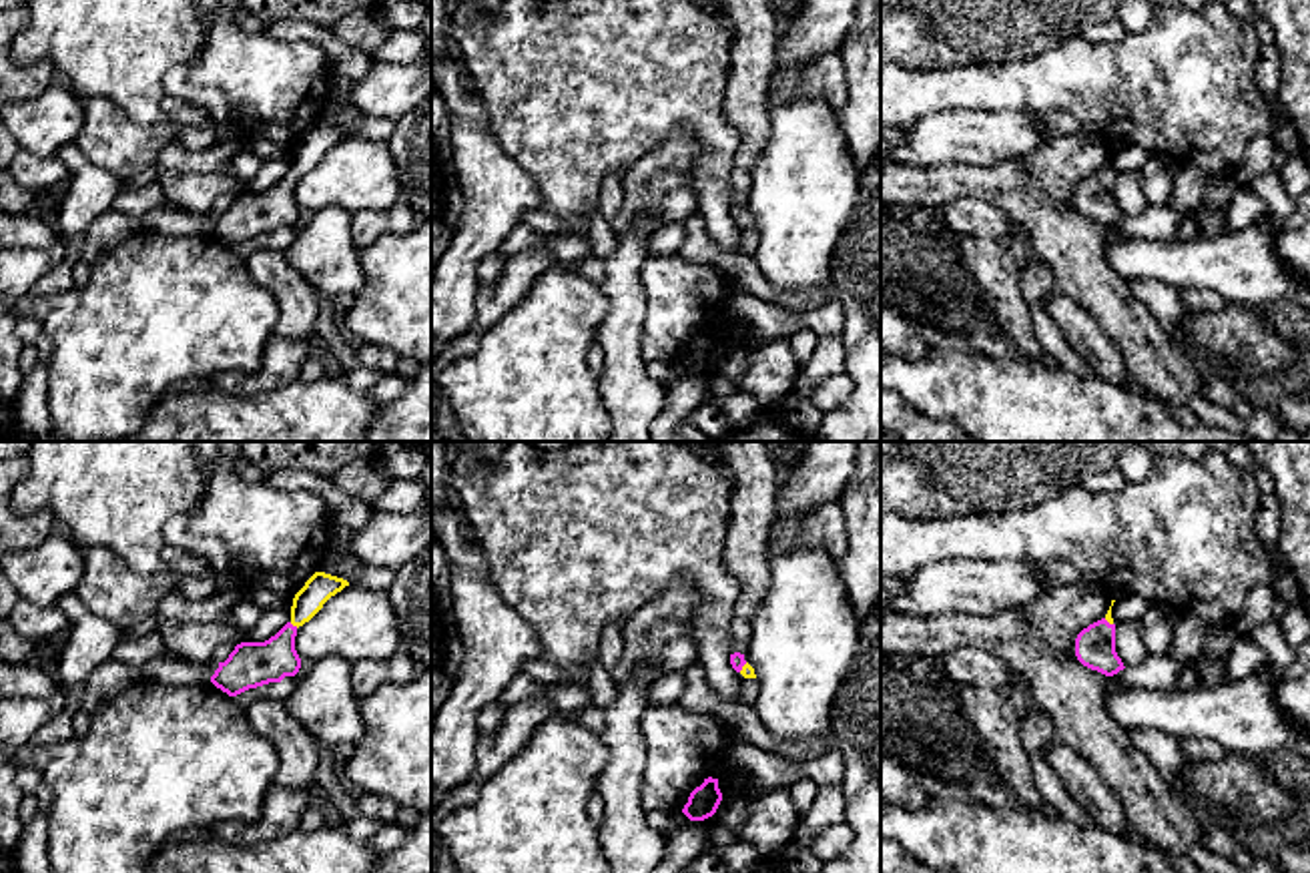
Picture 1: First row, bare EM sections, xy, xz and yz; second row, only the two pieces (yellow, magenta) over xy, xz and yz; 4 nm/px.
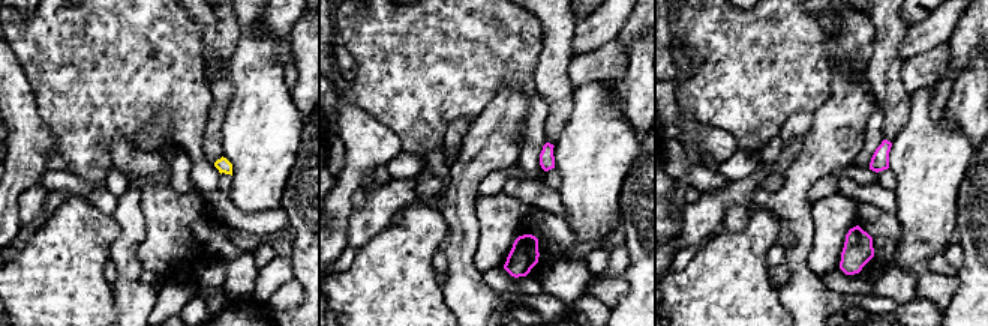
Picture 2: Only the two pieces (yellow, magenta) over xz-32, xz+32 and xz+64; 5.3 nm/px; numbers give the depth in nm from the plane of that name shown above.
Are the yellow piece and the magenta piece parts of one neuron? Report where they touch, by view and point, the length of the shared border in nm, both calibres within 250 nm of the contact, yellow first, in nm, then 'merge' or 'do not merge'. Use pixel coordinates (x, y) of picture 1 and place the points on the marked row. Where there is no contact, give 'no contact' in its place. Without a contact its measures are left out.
meets yellow in xy at (293, 625); contact 40 nm long; 110 nm thick on the yellow side, 180 nm on the other; merge

